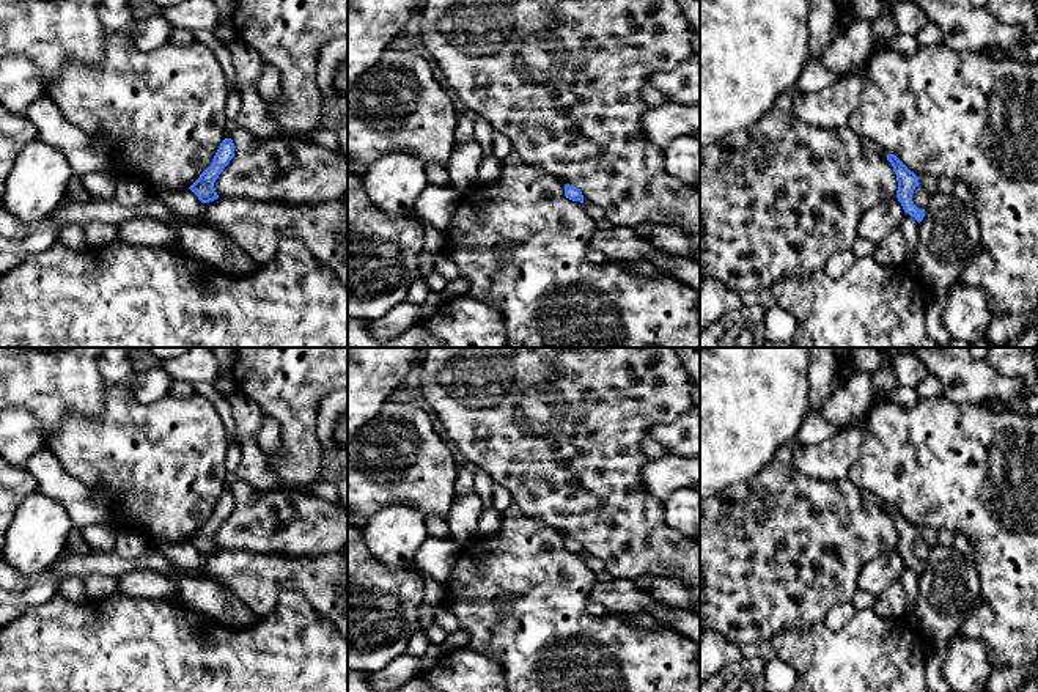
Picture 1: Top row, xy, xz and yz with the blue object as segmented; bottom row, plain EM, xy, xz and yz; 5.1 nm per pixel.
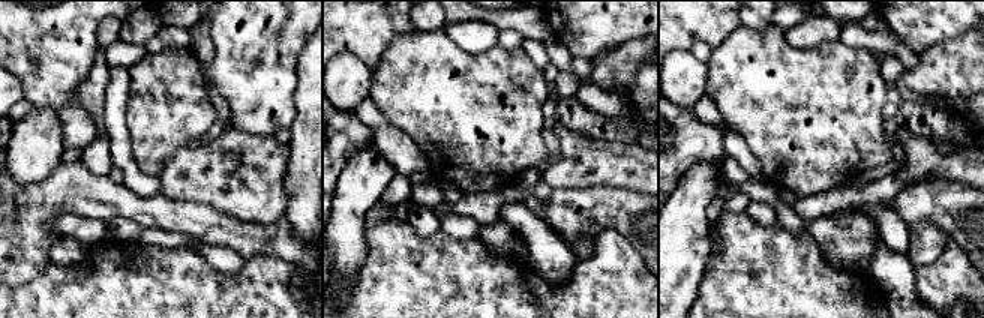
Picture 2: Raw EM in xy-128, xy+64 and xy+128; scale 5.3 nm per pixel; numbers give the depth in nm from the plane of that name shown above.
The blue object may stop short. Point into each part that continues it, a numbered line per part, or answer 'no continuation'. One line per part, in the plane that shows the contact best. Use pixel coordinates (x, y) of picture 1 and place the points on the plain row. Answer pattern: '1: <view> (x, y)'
no continuation

